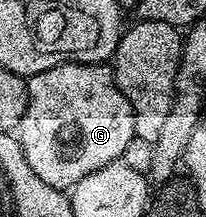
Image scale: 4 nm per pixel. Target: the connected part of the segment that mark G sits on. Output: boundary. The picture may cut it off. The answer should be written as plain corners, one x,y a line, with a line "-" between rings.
62,62
27,78
27,107
25,116
19,121
17,137
25,152
25,160
29,160
33,172
37,172
45,184
53,184
53,188
64,192
70,191
85,176
89,176
89,172
97,172
97,168
105,168
105,164
120,161
134,136
135,113
121,88
117,88
110,65

